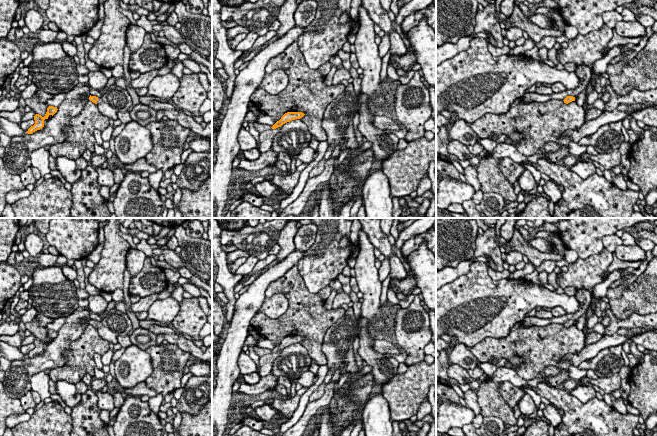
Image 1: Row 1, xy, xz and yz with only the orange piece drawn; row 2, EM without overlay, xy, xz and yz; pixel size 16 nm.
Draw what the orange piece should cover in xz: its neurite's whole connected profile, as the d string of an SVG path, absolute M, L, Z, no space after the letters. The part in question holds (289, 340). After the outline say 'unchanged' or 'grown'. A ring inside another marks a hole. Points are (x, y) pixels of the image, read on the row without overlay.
M287 336L285 337L279 345L277 345L271 352L276 353L278 351L281 351L283 348L290 346L295 343L300 343L305 338L302 336Z; unchanged

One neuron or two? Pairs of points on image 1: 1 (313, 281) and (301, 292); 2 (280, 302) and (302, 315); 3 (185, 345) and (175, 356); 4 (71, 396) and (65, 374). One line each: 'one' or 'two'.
1: two
2: two
3: two
4: two

